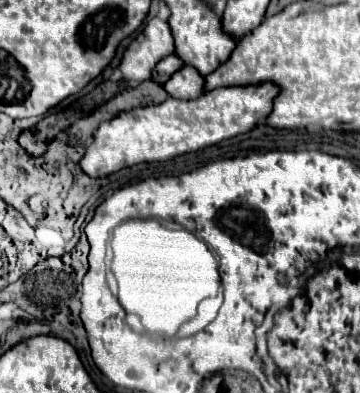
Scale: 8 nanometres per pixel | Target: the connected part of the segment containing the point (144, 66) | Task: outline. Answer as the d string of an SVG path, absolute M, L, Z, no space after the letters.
M152 18L138 36L122 52L118 70L128 82L144 82L150 78L154 62L172 54L172 34L166 20Z

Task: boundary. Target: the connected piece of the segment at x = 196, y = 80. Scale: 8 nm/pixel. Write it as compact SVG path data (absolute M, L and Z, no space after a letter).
M182 66L164 84L164 90L168 92L170 98L178 98L178 100L198 98L204 92L202 90L202 76L192 66Z

